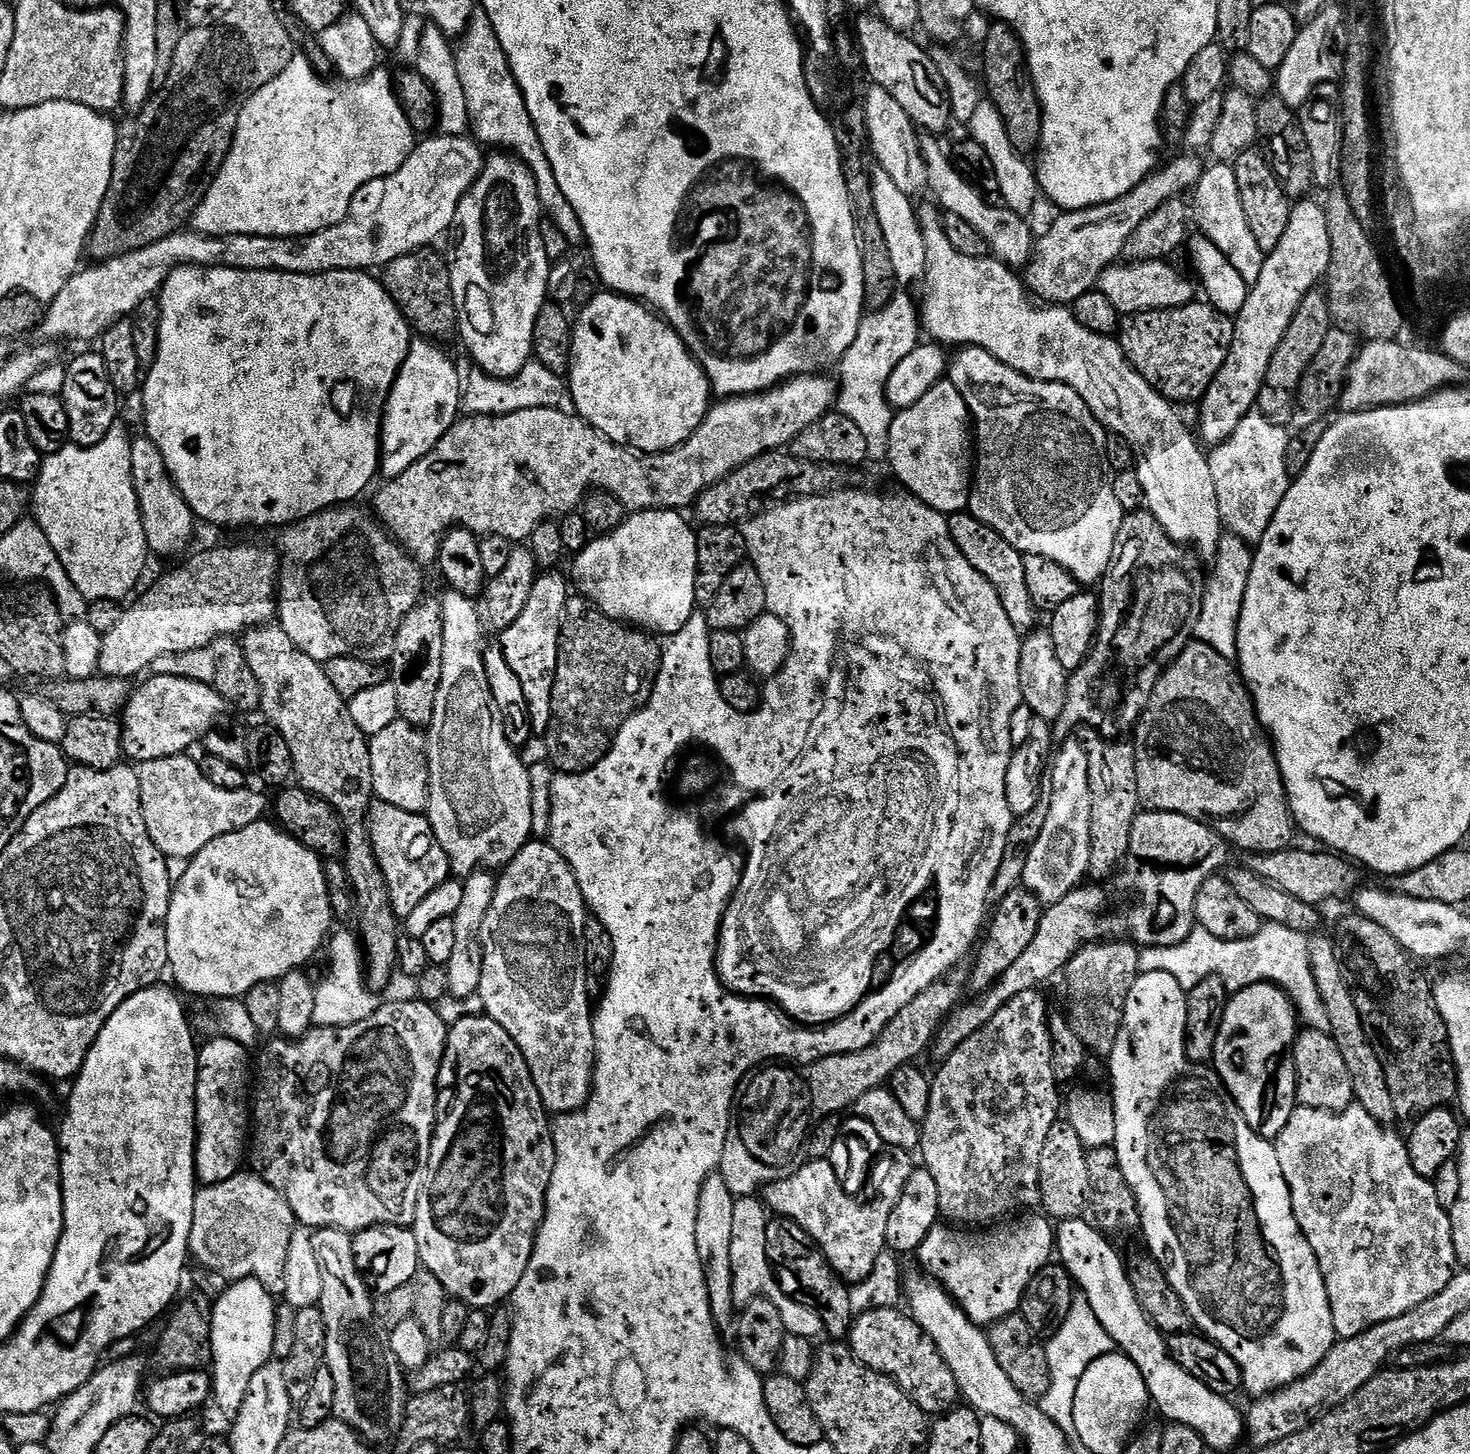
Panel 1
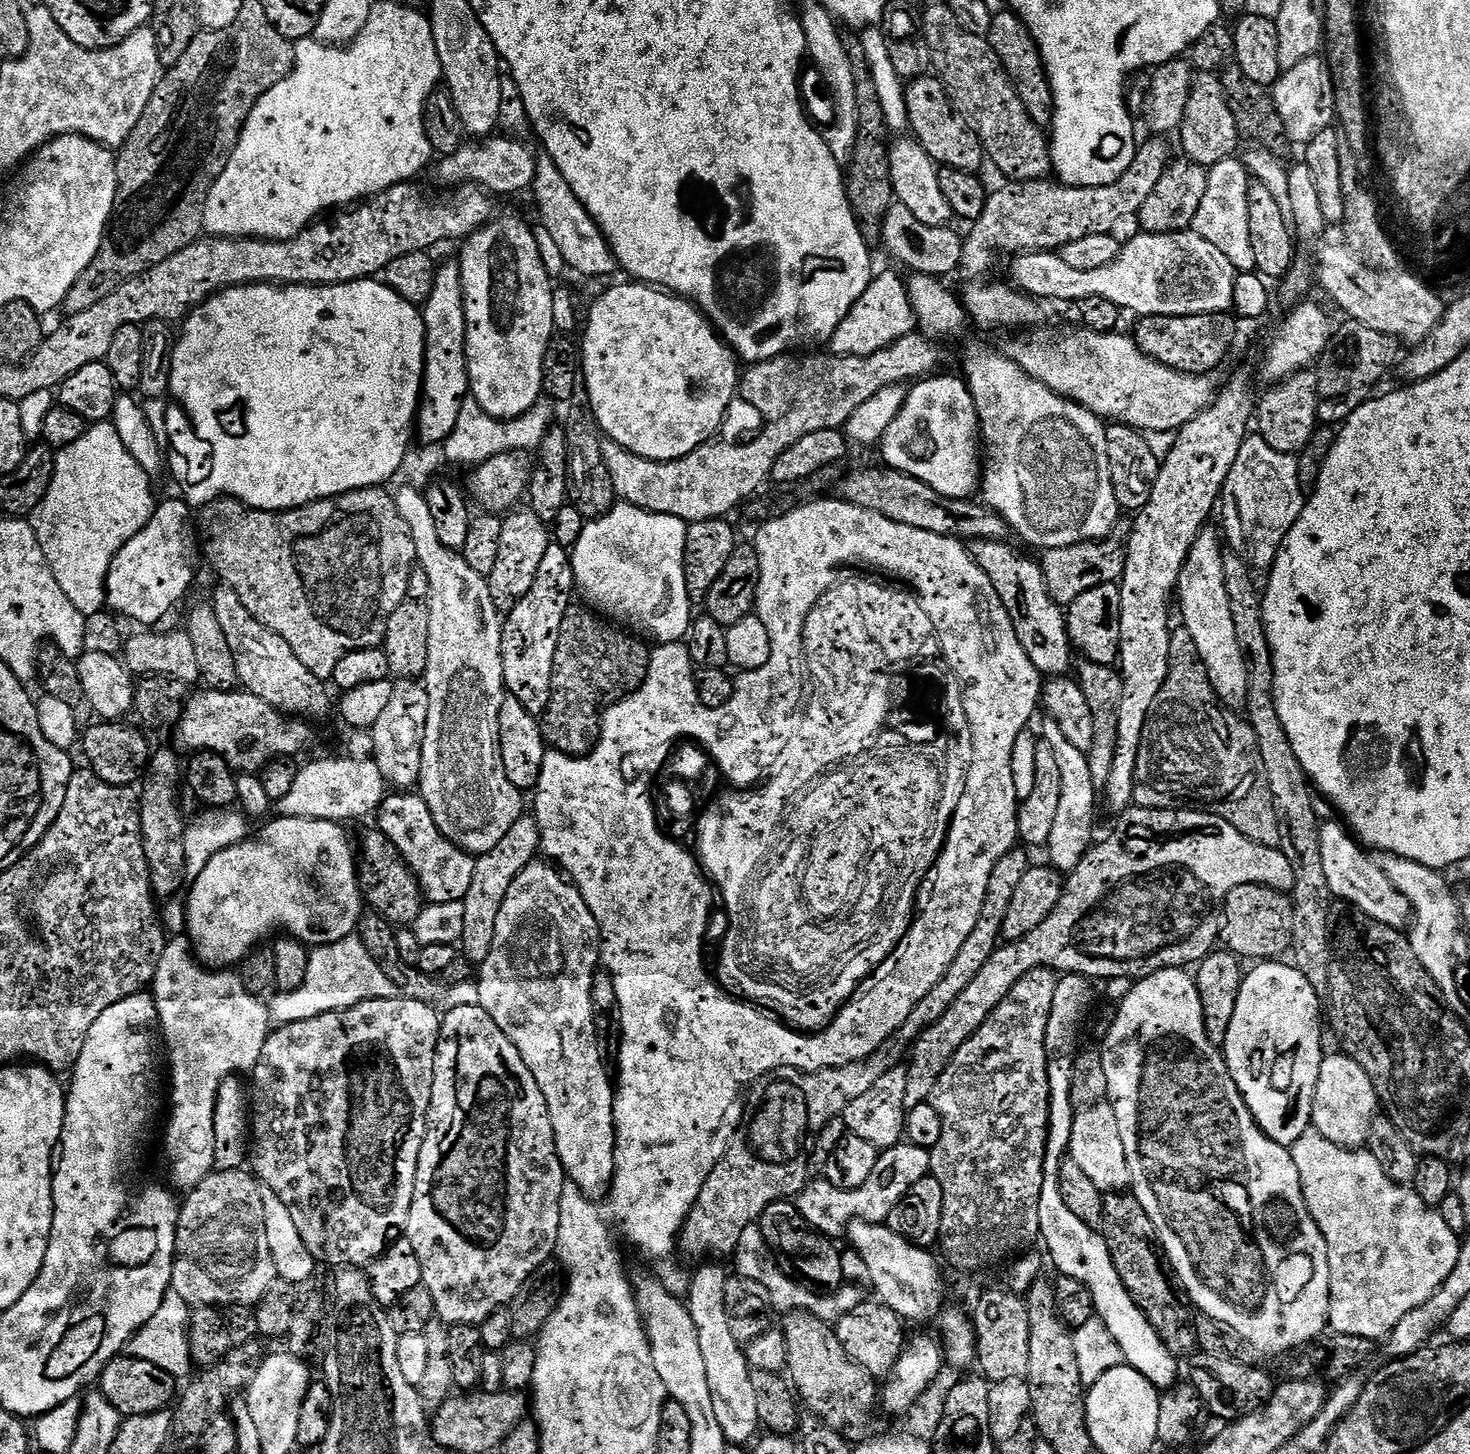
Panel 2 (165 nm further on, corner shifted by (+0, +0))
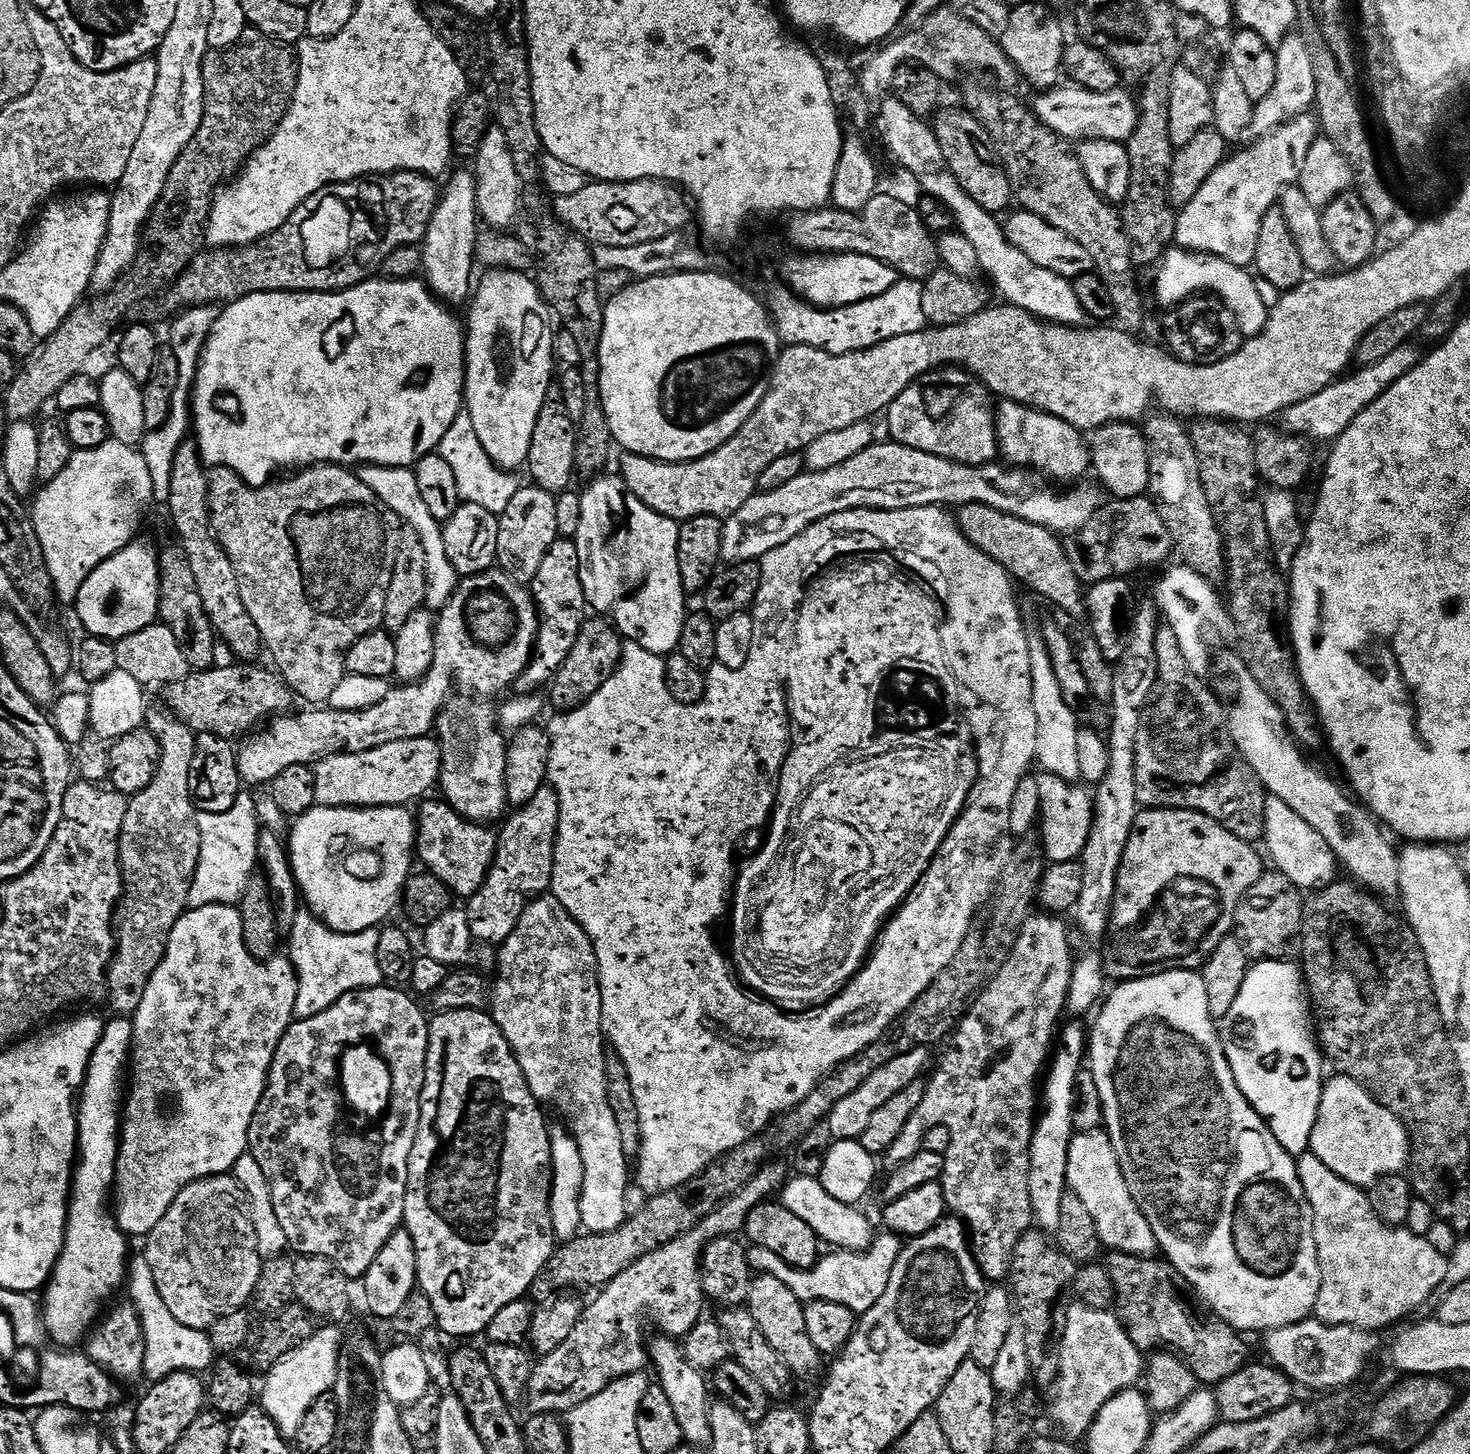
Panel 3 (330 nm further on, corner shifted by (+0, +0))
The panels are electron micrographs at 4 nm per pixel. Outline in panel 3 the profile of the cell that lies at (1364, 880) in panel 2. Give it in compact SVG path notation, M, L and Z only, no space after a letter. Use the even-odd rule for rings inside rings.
M1269 798L1266 802L1263 843L1268 844L1268 852L1272 855L1273 862L1276 863L1273 864L1275 871L1290 878L1290 882L1294 882L1296 888L1319 890L1327 888L1329 884L1337 883L1338 861L1326 842L1326 838L1322 838L1322 834L1318 834L1314 826L1298 818L1298 814L1294 814L1294 810L1286 806L1286 802L1275 798Z

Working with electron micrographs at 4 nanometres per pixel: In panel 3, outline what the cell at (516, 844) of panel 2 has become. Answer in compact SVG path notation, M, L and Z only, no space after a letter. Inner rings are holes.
M545 786L512 813L512 817L509 815L503 821L504 829L499 829L496 857L486 882L466 904L473 941L485 940L497 946L514 933L529 901L551 889L552 871L556 865L556 831L560 821L558 794L551 786Z

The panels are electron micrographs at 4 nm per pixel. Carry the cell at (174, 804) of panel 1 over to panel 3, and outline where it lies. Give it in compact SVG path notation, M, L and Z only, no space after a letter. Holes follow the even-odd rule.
M430 736L386 743L362 754L332 755L314 766L316 803L324 808L405 807L437 785L442 768L440 743Z

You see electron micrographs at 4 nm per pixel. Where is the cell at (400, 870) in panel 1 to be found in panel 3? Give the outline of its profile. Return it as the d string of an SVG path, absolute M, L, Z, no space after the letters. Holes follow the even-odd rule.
M425 799L419 805L418 823L416 826L416 852L418 860L424 863L427 871L434 873L451 890L453 897L471 898L486 882L488 871L496 857L495 831L491 832L489 825L484 822L467 820L460 816L443 799Z

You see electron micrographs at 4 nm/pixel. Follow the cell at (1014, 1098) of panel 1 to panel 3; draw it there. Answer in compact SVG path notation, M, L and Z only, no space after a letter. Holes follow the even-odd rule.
M1033 914L1028 917L1028 921L1024 923L1024 929L1020 932L1020 937L1010 954L1010 958L1002 966L1002 970L998 970L996 977L984 987L983 992L976 997L971 1008L965 1012L959 1028L956 1029L950 1043L947 1045L947 1047L949 1046L948 1053L941 1058L940 1065L937 1066L936 1073L932 1076L932 1081L927 1081L924 1097L922 1098L922 1106L918 1106L918 1110L914 1110L913 1116L910 1117L910 1122L906 1122L906 1127L902 1129L902 1134L898 1134L898 1139L894 1141L894 1146L890 1146L886 1153L886 1159L890 1162L889 1165L905 1164L907 1160L917 1156L923 1149L924 1139L931 1128L942 1126L943 1124L948 1127L952 1135L952 1141L950 1142L950 1150L944 1156L944 1175L942 1177L944 1197L948 1203L948 1212L953 1217L964 1221L970 1237L972 1253L982 1270L985 1281L988 1282L1004 1282L1011 1277L1012 1259L1018 1242L1034 1224L1032 1202L1030 1200L1030 1146L1032 1145L1032 1129L1035 1128L1038 1119L1038 1081L1049 1063L1050 1053L1054 1048L1054 1037L1058 1032L1056 1023L1059 1022L1060 1015L1065 1015L1066 1012L1072 965L1074 963L1074 951L1072 952L1072 944L1068 941L1068 928L1060 920L1063 919L1056 914Z

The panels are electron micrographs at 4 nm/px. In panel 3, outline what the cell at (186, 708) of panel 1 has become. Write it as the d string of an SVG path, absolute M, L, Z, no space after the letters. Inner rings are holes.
M489 570L461 579L456 592L448 599L448 605L435 617L434 627L434 662L420 681L393 687L378 706L370 706L361 712L320 706L301 716L277 715L261 736L253 735L253 740L244 749L239 749L241 781L245 785L268 786L282 770L286 770L286 766L315 766L332 755L362 754L386 743L427 737L449 703L455 684L465 688L468 691L465 693L480 698L493 698L515 685L532 660L540 614L525 585L505 572Z

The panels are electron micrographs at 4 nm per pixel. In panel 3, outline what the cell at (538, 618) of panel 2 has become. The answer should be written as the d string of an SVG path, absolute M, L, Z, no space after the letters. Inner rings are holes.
M558 538L554 546L546 550L546 558L542 558L542 566L538 566L538 574L532 579L530 591L536 602L536 611L540 614L540 629L532 660L514 685L515 691L520 694L536 694L543 684L544 687L551 685L566 658L570 658L574 642L578 642L578 634L586 619L586 601L580 581L580 559L575 539Z

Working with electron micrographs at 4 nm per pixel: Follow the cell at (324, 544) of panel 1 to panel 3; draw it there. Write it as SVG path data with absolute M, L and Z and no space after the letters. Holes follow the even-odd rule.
M318 464L310 468L288 474L285 480L273 479L270 484L263 484L260 488L250 486L234 470L229 468L214 468L208 472L209 482L209 514L212 519L213 530L217 540L225 554L233 563L234 572L238 576L238 590L241 591L242 606L250 614L254 626L258 626L260 638L266 652L272 655L271 663L275 671L283 676L288 687L297 697L309 700L309 705L323 705L334 694L338 682L346 674L344 663L348 657L350 646L358 642L366 634L377 631L384 623L384 611L386 610L386 590L390 590L390 578L394 574L394 558L398 558L398 546L402 535L402 521L382 498L370 486L360 481L355 471L338 464Z

